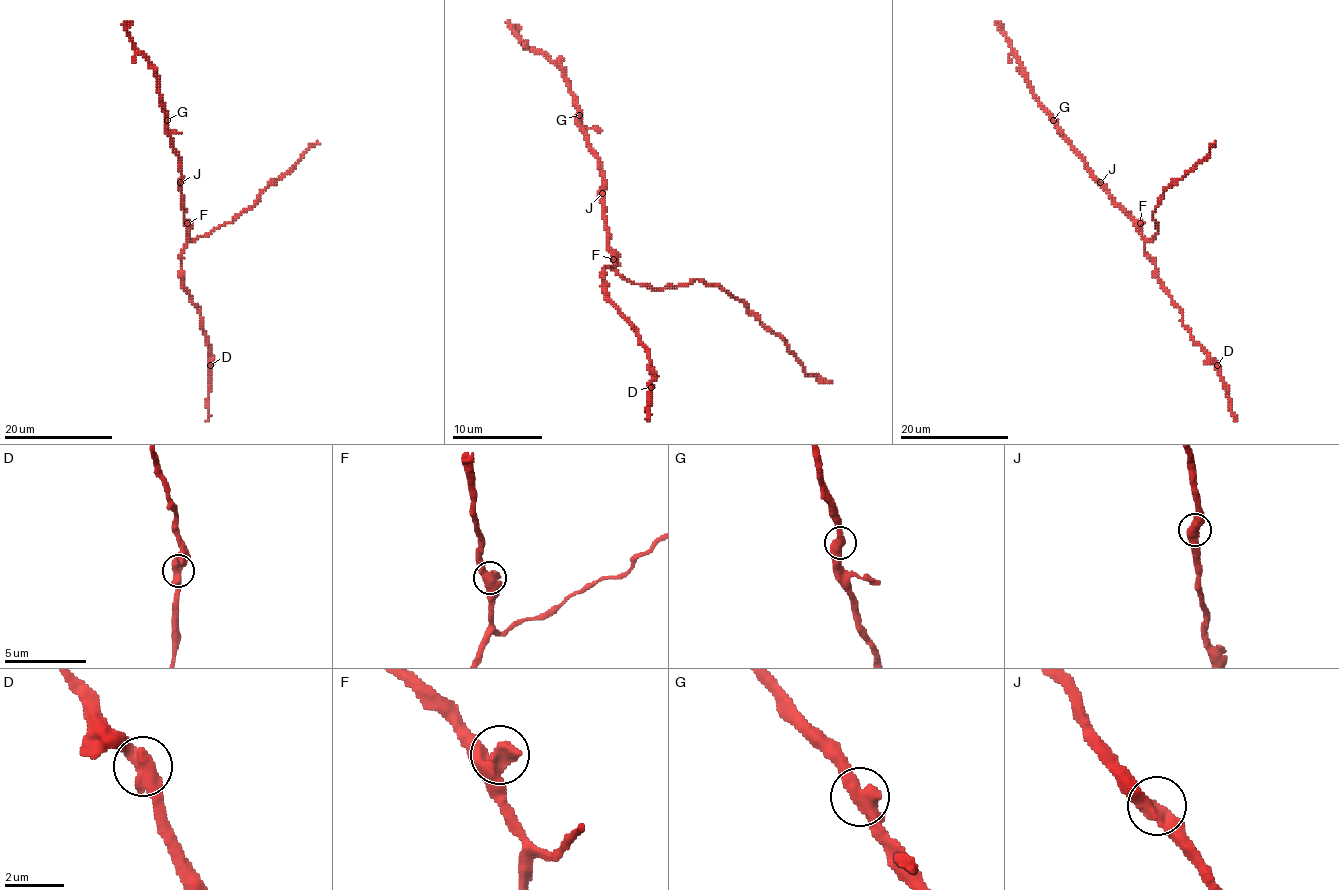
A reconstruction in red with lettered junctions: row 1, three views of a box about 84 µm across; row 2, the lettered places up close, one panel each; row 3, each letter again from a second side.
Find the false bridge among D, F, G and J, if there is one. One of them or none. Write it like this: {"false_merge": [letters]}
{"false_merge": []}

